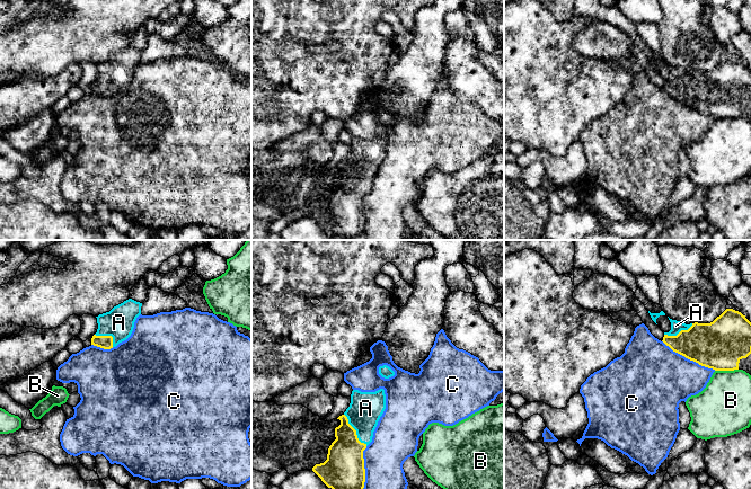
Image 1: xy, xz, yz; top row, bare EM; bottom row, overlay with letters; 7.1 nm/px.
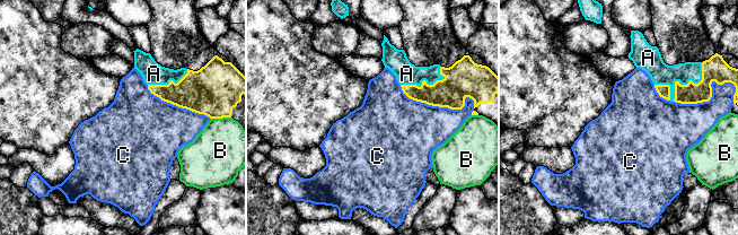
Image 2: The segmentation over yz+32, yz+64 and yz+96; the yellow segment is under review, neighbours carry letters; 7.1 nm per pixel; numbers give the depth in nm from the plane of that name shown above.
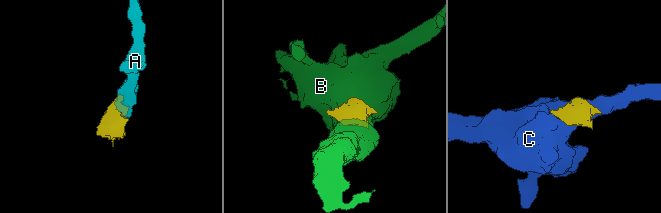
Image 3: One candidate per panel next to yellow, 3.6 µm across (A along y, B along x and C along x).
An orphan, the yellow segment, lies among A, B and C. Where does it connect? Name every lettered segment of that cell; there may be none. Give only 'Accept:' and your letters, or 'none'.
Accept: A

